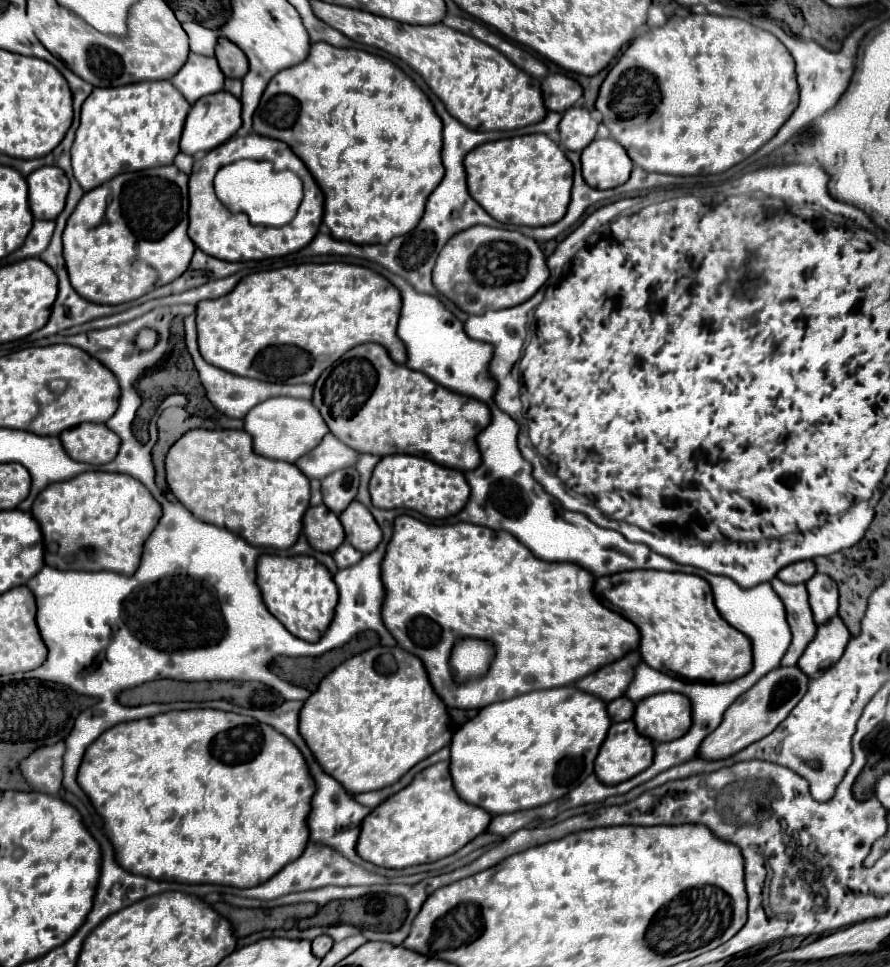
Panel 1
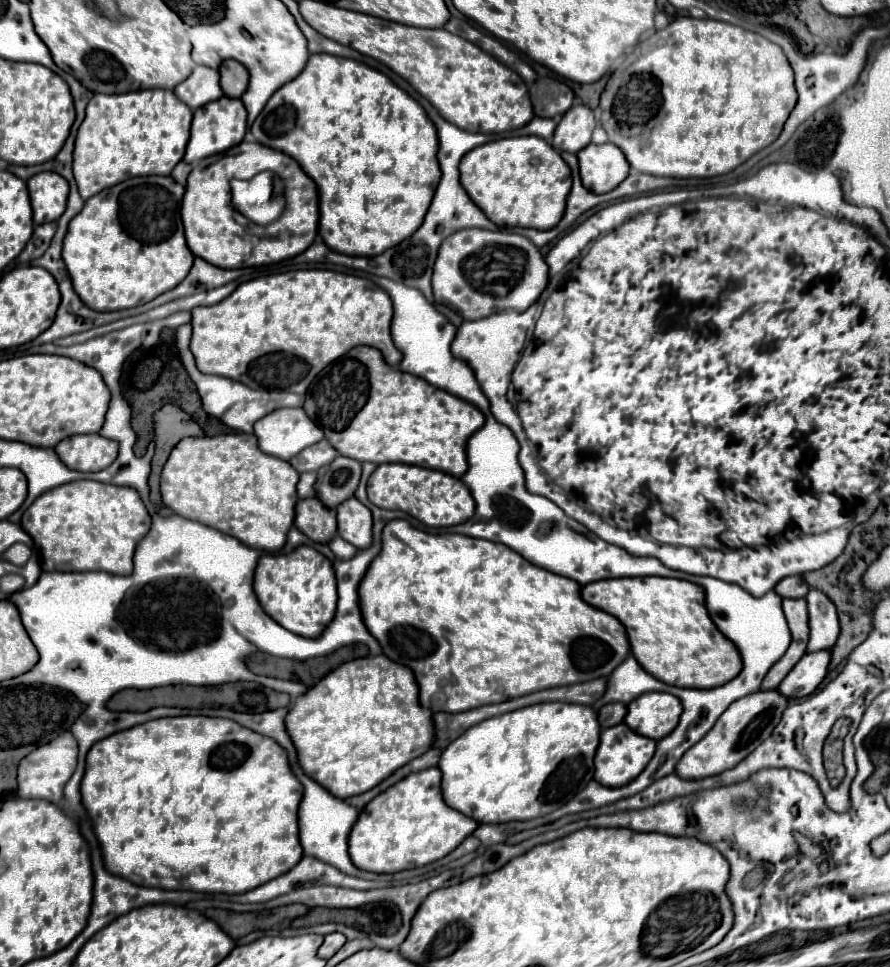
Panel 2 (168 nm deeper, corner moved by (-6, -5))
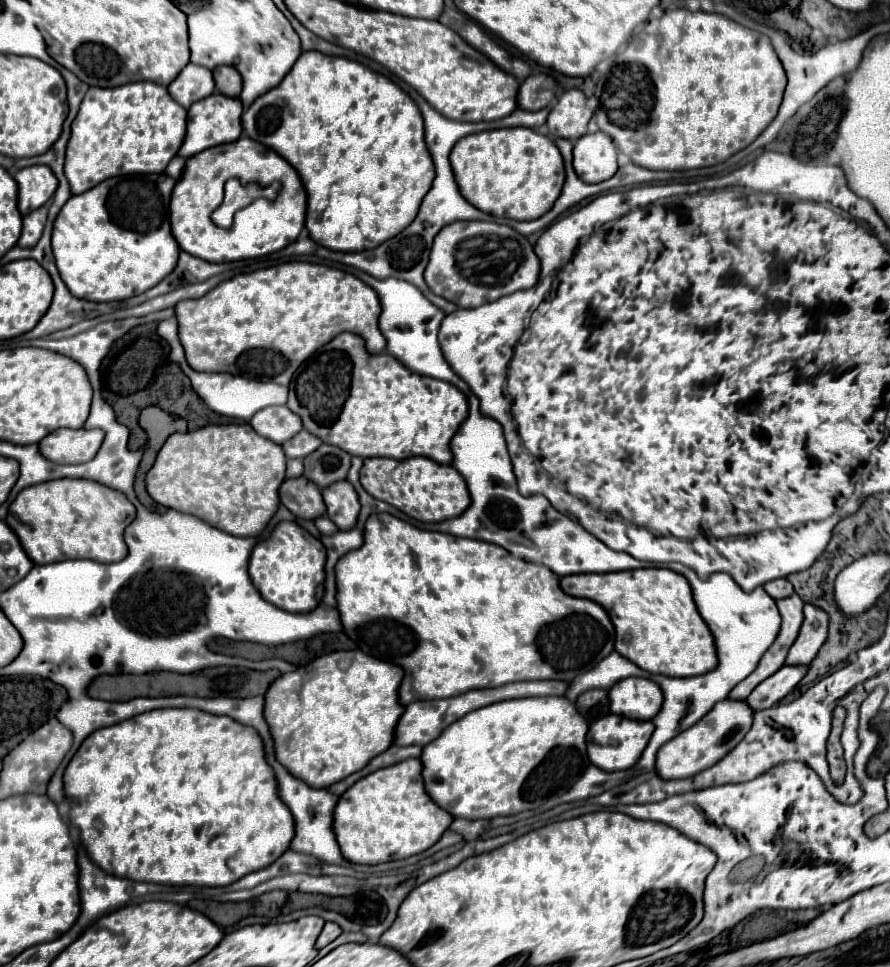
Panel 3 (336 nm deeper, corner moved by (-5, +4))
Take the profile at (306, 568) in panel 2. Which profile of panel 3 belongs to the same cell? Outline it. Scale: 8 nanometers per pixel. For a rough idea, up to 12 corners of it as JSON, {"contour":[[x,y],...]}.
{"contour":[[294,521],[252,549],[268,603],[308,613],[322,601],[326,549]]}

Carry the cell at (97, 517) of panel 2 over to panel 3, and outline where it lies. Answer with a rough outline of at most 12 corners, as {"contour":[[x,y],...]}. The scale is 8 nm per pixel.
{"contour":[[88,479],[22,489],[6,523],[34,565],[114,563],[134,505]]}

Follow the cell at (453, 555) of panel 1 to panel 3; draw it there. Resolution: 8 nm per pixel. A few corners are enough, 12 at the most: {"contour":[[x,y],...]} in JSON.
{"contour":[[372,513],[342,633],[400,705],[570,681],[594,601],[506,549]]}

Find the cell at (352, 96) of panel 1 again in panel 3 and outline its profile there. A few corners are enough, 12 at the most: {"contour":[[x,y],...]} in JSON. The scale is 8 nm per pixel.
{"contour":[[302,53],[242,115],[310,239],[366,251],[434,181],[416,103]]}

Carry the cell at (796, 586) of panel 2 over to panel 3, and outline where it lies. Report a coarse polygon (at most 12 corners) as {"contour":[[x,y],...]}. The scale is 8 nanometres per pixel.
{"contour":[[786,579],[764,585],[772,599],[784,599],[794,593]]}

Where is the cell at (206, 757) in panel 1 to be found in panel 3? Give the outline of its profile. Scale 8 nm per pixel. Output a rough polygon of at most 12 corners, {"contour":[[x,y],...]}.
{"contour":[[198,709],[88,735],[92,863],[226,887],[290,847],[262,739]]}

